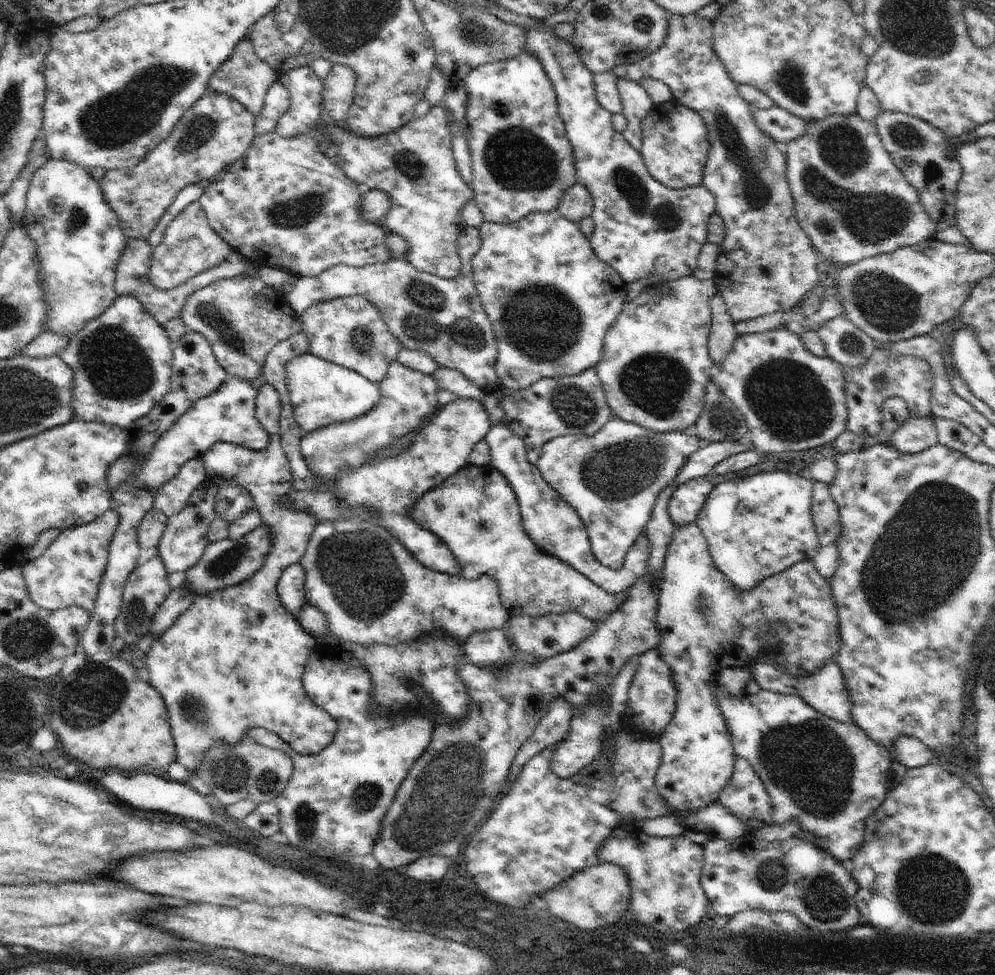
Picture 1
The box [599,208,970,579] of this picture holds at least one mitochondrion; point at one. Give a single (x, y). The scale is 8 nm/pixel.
(787, 397)

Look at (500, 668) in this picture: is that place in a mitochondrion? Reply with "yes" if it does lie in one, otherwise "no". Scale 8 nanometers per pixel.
no

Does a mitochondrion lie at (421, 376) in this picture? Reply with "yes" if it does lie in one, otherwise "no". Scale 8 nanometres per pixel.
no

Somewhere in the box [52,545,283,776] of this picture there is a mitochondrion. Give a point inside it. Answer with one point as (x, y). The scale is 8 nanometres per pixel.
(97, 693)

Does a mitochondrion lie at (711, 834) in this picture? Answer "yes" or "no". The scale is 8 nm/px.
no

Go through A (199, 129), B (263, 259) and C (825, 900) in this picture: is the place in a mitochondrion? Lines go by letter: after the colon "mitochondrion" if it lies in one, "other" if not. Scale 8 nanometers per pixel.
A: mitochondrion
B: other
C: mitochondrion

